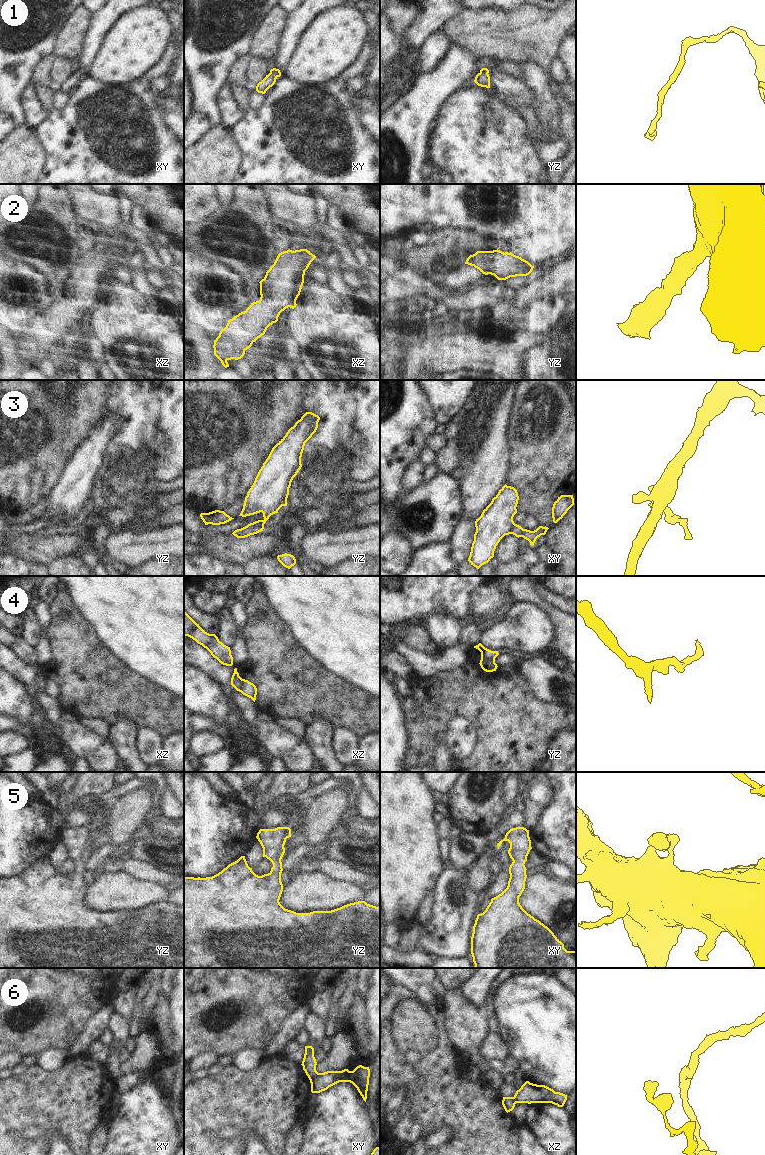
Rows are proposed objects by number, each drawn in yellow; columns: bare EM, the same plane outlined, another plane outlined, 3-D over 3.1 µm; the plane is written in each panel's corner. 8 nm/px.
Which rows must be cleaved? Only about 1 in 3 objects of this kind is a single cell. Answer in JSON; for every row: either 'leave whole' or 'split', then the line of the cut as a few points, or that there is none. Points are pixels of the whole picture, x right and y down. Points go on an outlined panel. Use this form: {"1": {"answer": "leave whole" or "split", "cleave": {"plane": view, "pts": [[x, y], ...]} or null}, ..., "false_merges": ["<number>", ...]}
{"1": {"answer": "leave whole", "cleave": null}, "2": {"answer": "leave whole", "cleave": null}, "3": {"answer": "split", "cleave": {"plane": "yz", "pts": [[252, 523], [260, 531]]}}, "4": {"answer": "split", "cleave": {"plane": "yz", "pts": [[495, 657], [483, 657], [481, 659]]}}, "5": {"answer": "leave whole", "cleave": null}, "6": {"answer": "split", "cleave": {"plane": "xy", "pts": [[319, 1073], [310, 1080]]}}, "false_merges": ["3", "4", "6"]}

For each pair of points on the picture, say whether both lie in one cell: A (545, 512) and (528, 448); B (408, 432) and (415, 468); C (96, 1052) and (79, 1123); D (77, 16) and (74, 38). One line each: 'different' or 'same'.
A: same
B: different
C: different
D: same

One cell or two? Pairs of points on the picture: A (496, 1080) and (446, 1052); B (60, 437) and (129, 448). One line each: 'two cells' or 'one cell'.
A: two cells
B: two cells

